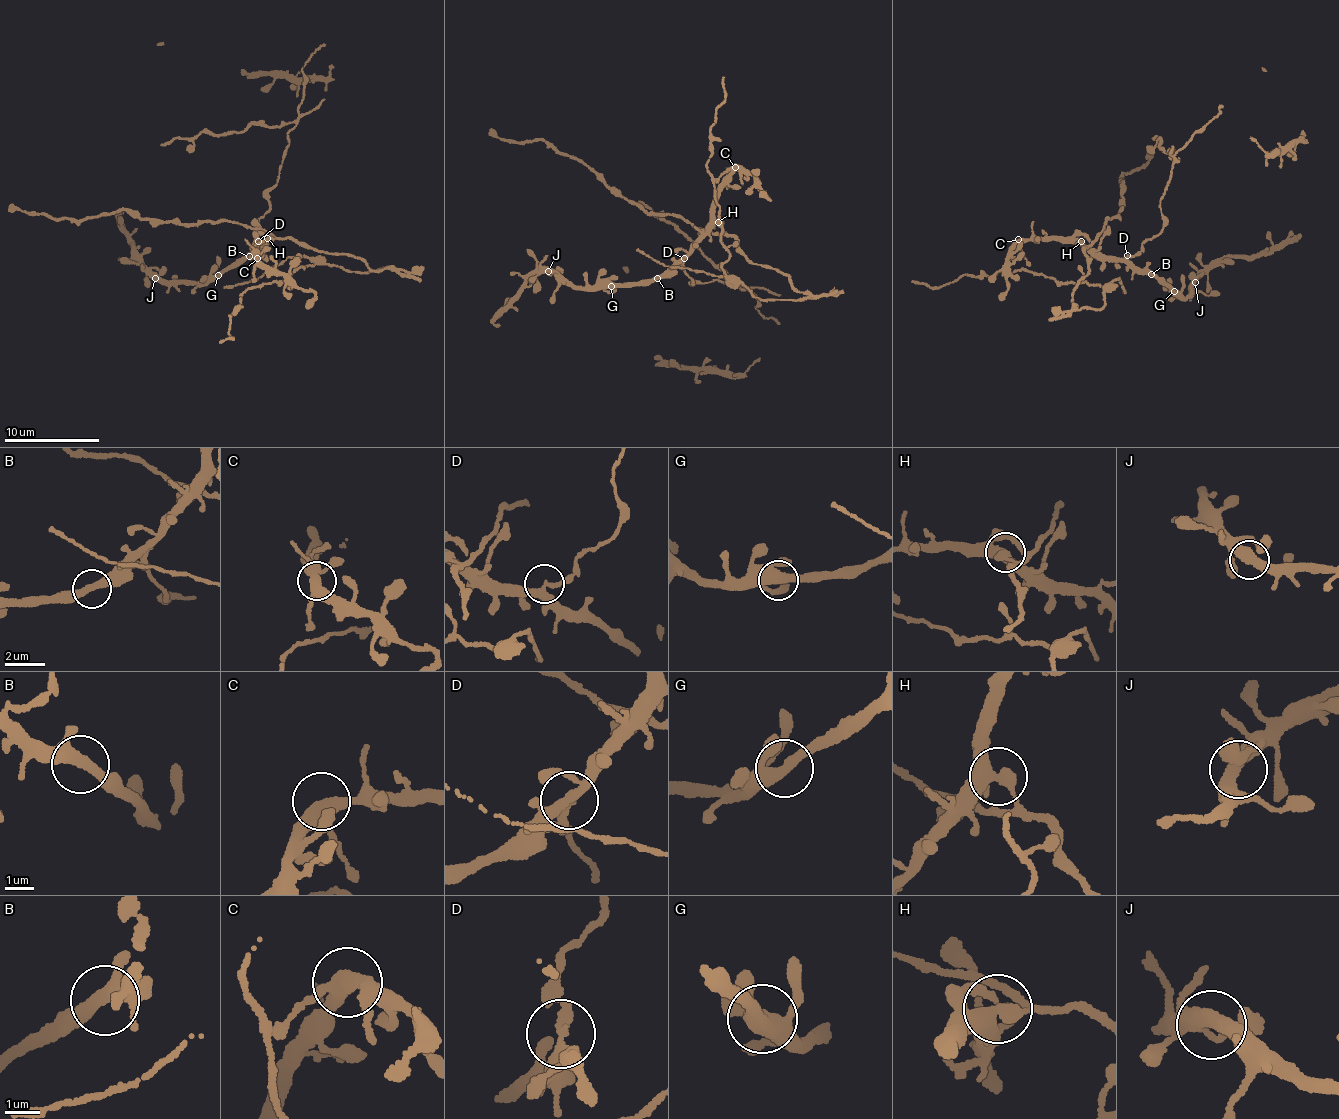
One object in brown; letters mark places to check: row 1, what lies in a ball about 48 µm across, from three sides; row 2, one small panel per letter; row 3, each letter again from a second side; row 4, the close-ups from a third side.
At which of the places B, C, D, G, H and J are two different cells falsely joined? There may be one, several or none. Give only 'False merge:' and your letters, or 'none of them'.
False merge: D, H

